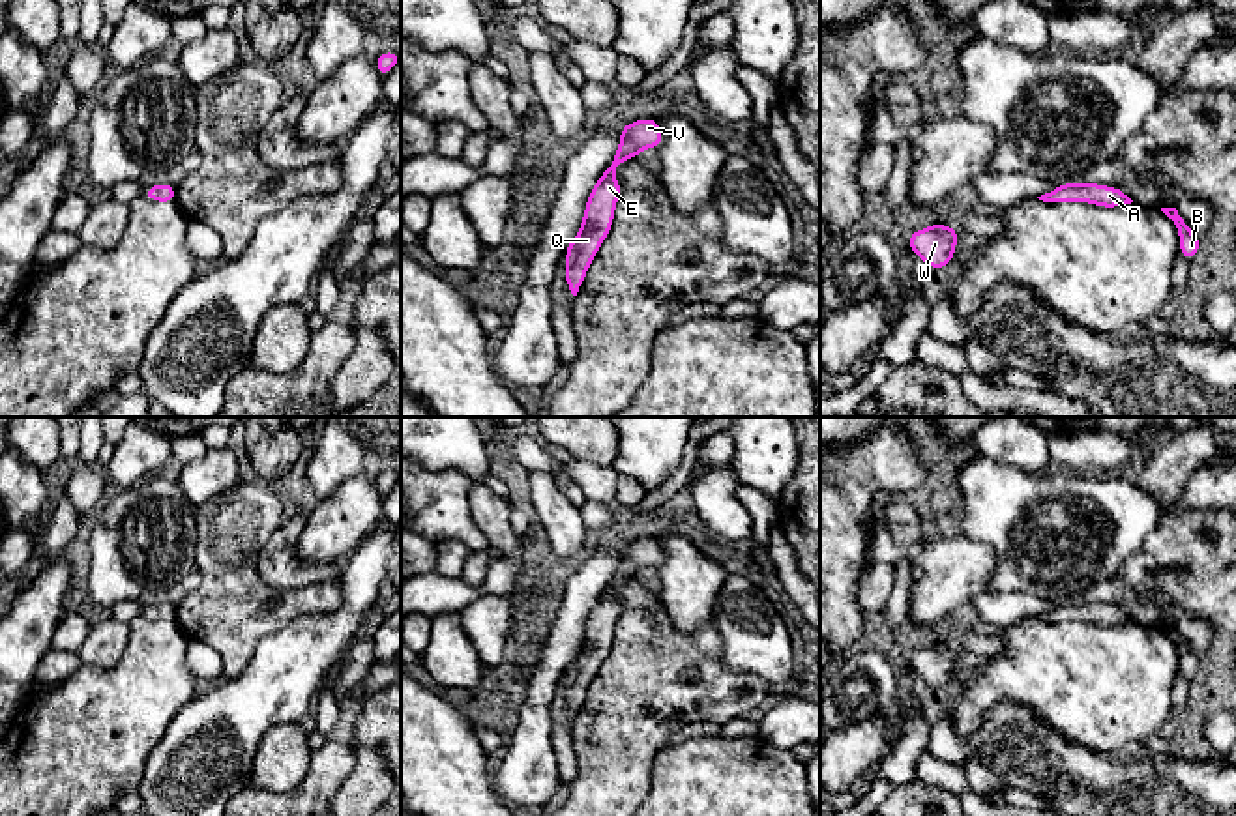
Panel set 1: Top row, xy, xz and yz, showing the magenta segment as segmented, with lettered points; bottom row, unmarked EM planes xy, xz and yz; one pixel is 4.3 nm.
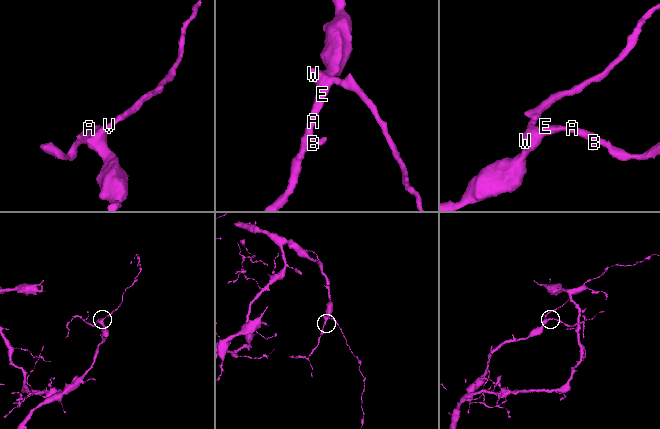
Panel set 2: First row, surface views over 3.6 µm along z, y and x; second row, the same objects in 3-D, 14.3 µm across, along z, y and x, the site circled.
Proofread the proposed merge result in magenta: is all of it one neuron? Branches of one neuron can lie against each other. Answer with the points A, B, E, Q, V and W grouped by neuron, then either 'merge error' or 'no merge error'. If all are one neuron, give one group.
A B E Q V W | no merge error

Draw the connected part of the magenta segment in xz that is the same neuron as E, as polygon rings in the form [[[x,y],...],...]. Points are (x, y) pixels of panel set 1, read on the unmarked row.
[[[640,537],[620,548],[618,569],[597,603],[592,606],[581,648],[566,668],[564,698],[573,715],[577,715],[582,706],[590,681],[596,678],[601,663],[611,651],[616,621],[624,610],[616,599],[618,584],[631,576],[639,576],[646,567],[657,567],[661,563],[663,548],[655,537]]]

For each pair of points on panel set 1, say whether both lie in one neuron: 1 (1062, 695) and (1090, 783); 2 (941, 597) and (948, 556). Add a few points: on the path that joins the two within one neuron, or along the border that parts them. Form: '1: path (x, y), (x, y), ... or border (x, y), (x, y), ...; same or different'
1: border (1040, 719), (1072, 742), (1120, 755); different
2: path (941, 588), (948, 575), (948, 566); same

